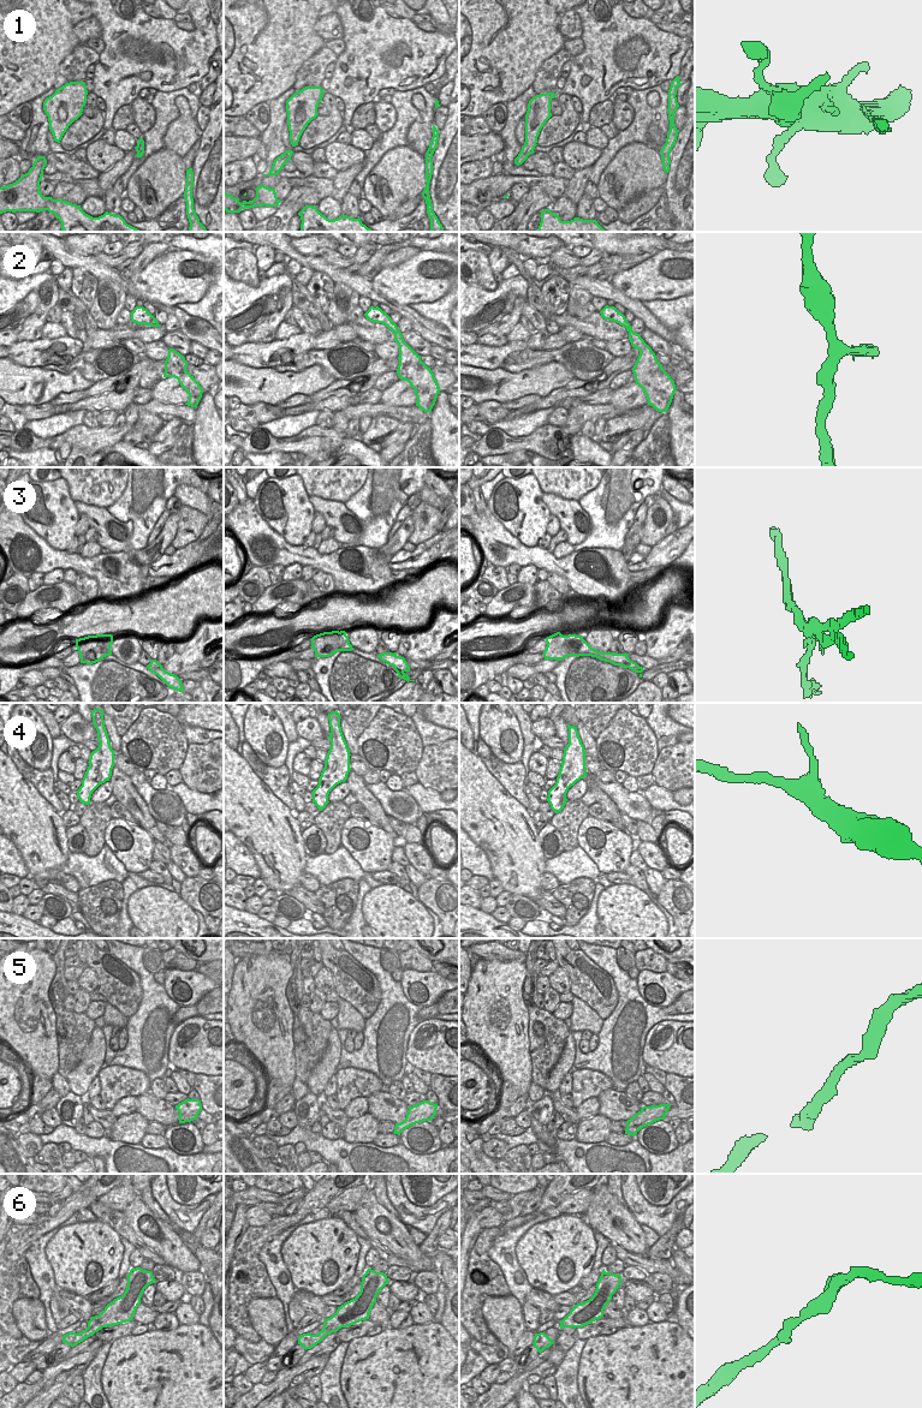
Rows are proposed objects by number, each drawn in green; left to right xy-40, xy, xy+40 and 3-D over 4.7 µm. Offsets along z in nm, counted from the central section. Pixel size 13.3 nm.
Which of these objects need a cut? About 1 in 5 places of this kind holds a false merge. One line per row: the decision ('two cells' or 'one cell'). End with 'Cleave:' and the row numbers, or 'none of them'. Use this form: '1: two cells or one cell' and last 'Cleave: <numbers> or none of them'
1: one cell
2: one cell
3: two cells
4: one cell
5: one cell
6: one cell
Cleave: 3

